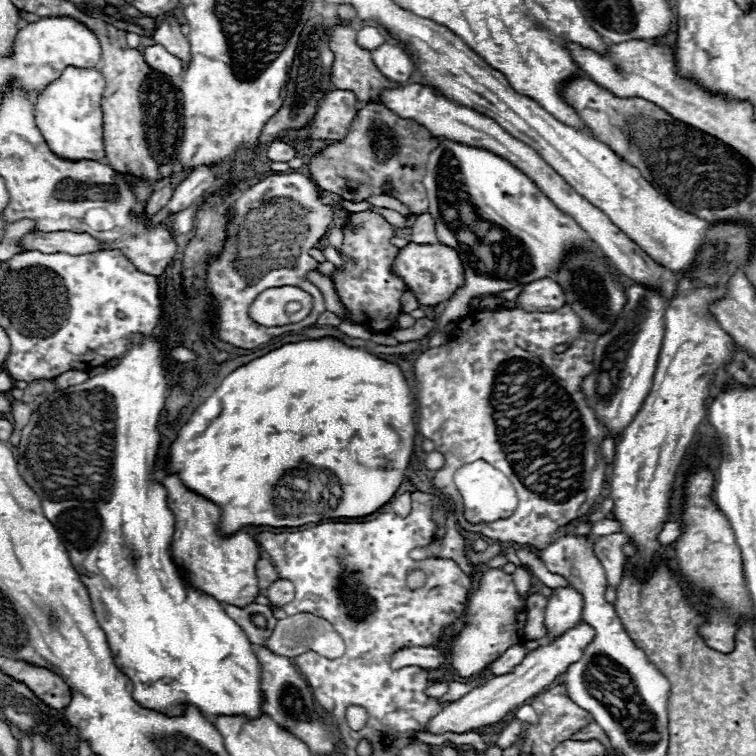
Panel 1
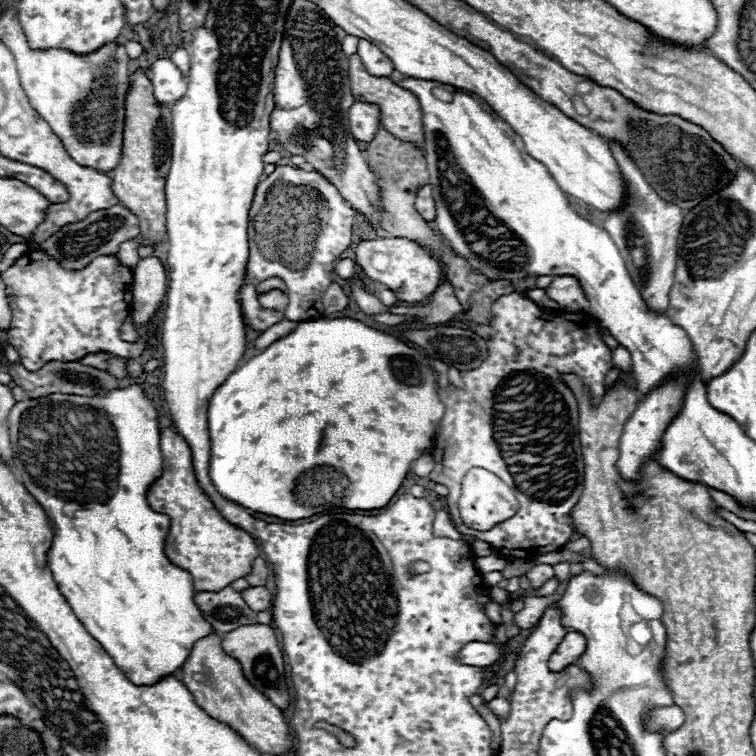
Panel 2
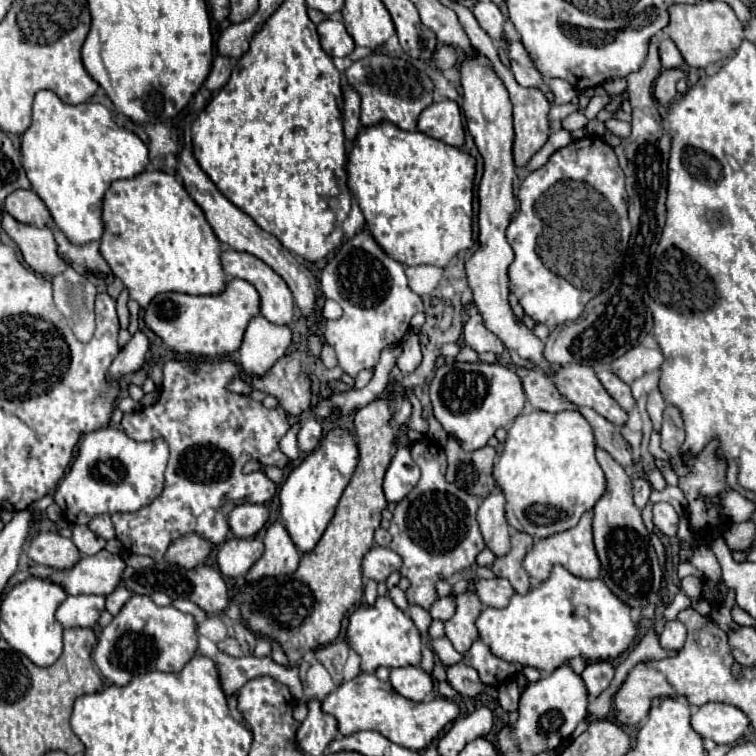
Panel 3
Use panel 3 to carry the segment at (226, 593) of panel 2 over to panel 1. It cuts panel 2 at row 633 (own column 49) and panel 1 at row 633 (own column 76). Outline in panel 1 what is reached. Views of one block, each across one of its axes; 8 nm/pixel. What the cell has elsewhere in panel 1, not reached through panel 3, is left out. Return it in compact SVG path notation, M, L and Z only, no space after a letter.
M250 604L246 608L224 606L224 610L234 622L238 622L238 626L246 632L252 644L266 644L278 622L272 610L264 604Z

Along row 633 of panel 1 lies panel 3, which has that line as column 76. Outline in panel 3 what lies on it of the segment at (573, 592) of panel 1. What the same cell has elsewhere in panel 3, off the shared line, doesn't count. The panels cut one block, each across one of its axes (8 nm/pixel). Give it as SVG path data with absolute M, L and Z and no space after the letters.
M56 532L36 534L30 544L28 556L38 564L44 564L56 570L70 570L70 566L82 560L82 554L74 546L74 542Z

